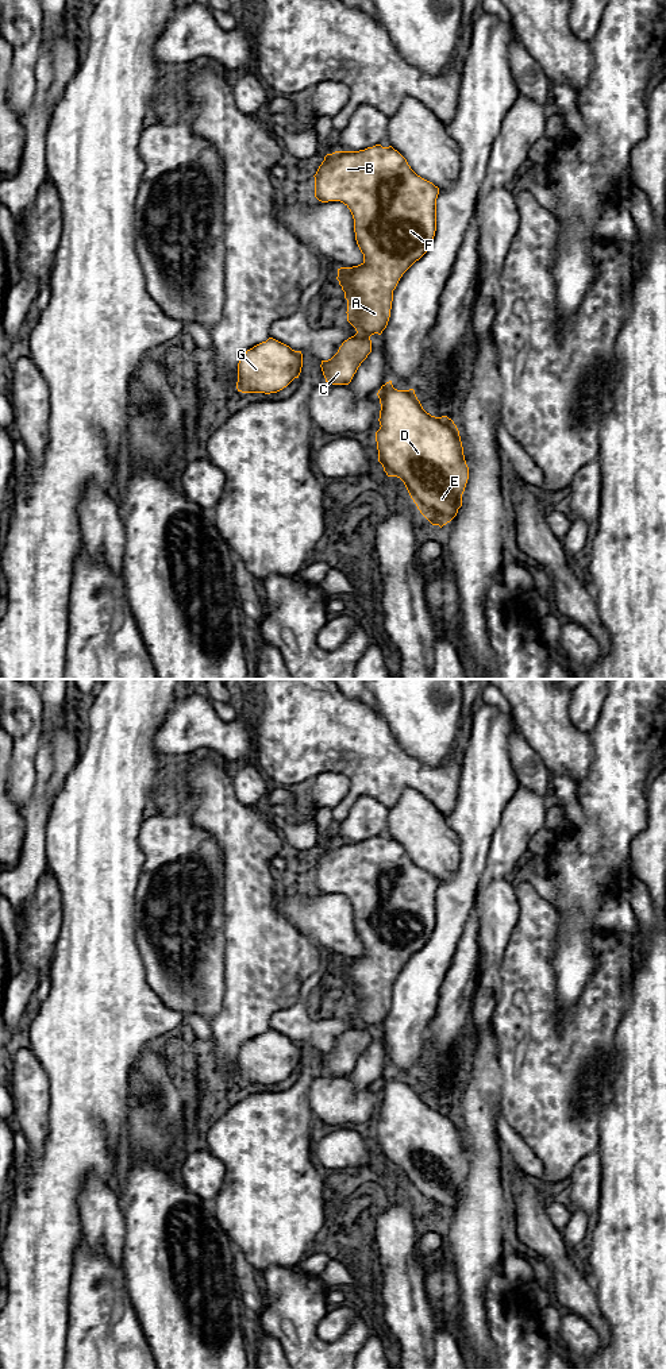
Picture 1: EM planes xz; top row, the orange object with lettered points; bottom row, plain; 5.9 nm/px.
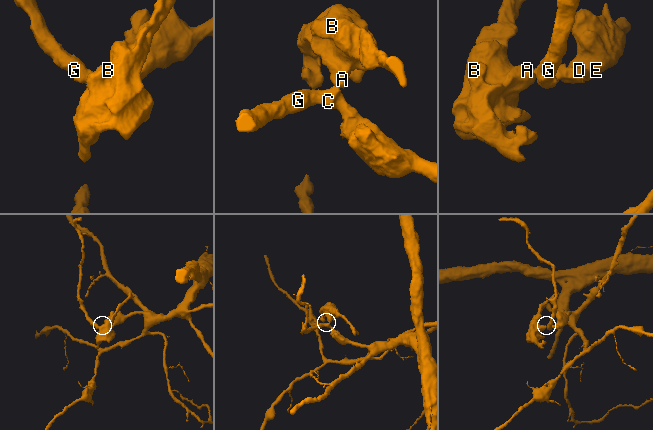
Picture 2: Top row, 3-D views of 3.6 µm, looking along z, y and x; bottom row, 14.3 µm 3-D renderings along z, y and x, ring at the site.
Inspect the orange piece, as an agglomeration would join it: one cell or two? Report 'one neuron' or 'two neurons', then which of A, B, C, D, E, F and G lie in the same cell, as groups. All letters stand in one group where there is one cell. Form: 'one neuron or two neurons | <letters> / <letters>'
two neurons | A B F / C D E G

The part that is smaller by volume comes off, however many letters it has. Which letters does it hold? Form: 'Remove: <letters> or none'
Remove: A, B, F

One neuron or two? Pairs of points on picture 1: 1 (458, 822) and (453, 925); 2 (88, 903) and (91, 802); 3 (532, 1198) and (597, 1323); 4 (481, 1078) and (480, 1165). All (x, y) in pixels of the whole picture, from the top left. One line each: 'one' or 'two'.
1: one
2: one
3: one
4: one

